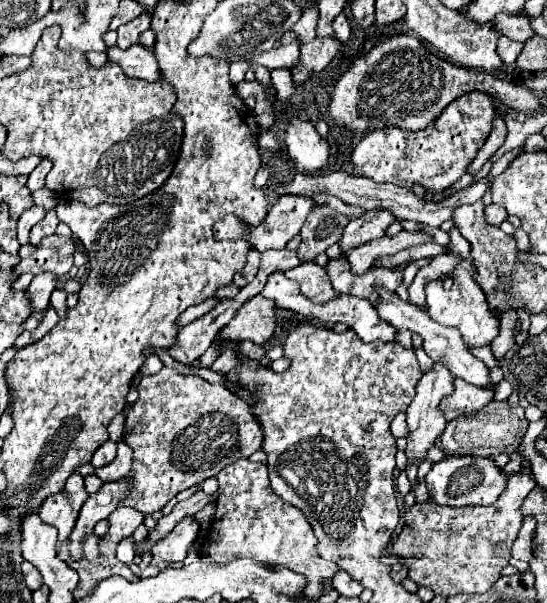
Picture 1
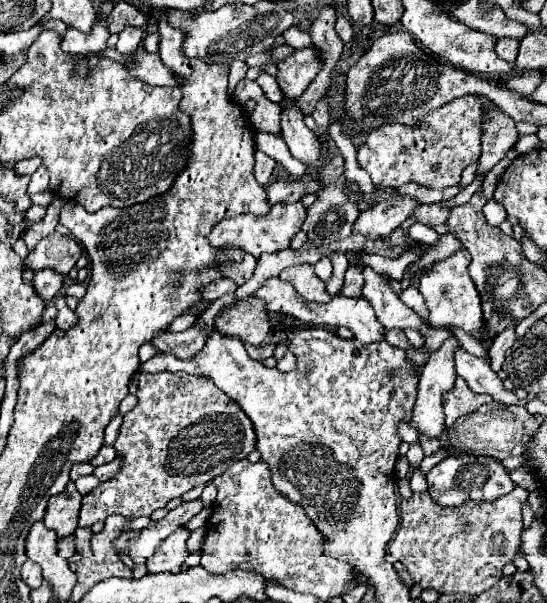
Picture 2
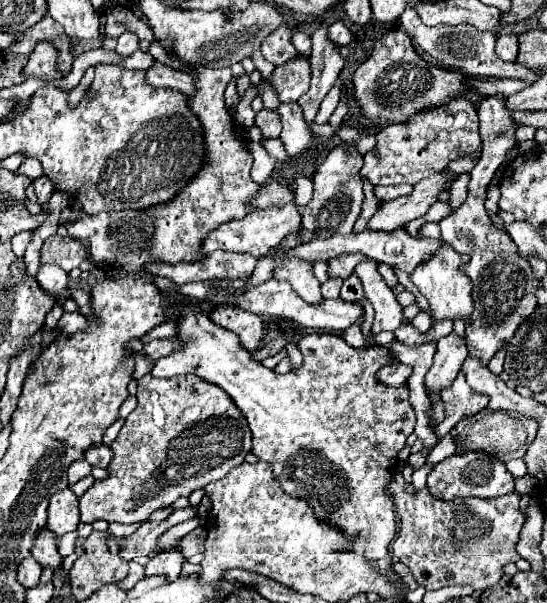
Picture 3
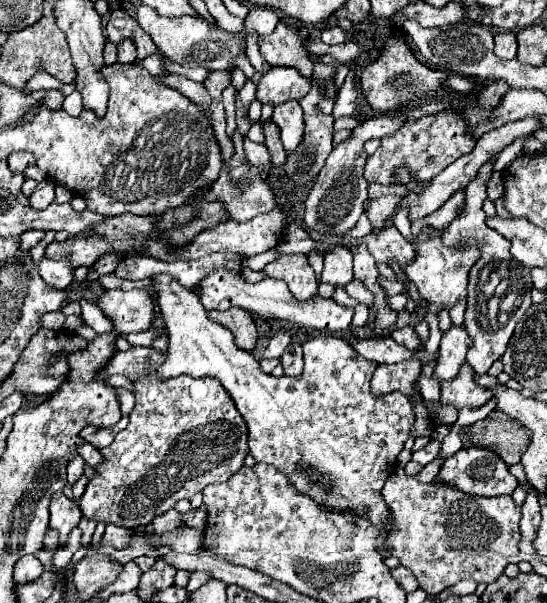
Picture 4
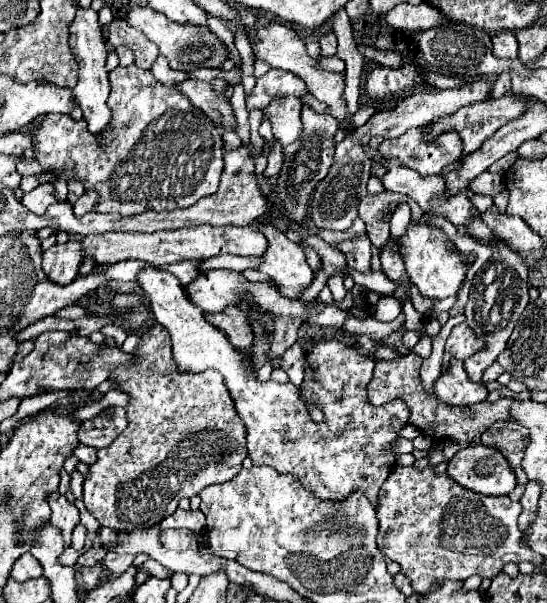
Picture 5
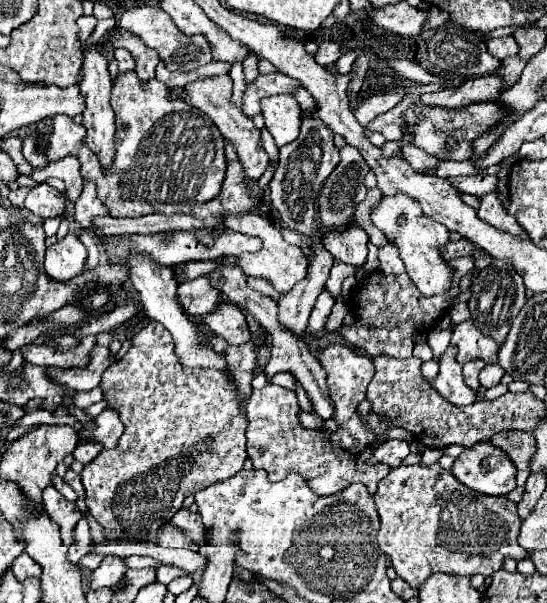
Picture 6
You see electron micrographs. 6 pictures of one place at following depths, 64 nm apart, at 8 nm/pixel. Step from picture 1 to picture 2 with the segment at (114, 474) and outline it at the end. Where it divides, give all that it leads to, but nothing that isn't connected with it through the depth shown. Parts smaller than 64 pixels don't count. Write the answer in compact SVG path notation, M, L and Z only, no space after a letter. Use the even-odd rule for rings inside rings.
M117 456L112 462L96 467L93 474L101 482L104 482L113 478L117 473L119 473L122 465L123 459L120 456Z

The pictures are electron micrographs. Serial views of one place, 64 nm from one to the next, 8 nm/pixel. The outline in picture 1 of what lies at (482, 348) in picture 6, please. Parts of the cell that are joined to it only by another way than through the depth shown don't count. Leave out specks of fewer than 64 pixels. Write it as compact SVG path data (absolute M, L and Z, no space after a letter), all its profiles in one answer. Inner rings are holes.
M434 364L434 368L430 372L424 372L424 376L418 382L418 392L412 400L412 404L406 410L406 424L408 424L408 434L406 434L406 456L408 456L408 466L410 464L418 464L426 458L428 450L434 446L436 438L442 434L444 426L446 426L446 418L442 416L442 412L438 410L438 404L444 396L448 396L448 392L452 392L454 384L452 384L452 374L448 372L446 366L442 364Z

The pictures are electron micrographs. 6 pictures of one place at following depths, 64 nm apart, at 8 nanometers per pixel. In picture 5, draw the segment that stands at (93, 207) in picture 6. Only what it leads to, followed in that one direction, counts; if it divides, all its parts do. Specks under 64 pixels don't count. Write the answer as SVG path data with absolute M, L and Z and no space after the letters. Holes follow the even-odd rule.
M90 190L90 192L84 192L84 194L78 198L78 202L74 204L74 214L76 214L76 216L82 216L82 214L90 212L96 202L98 202L96 192L92 192L92 190Z

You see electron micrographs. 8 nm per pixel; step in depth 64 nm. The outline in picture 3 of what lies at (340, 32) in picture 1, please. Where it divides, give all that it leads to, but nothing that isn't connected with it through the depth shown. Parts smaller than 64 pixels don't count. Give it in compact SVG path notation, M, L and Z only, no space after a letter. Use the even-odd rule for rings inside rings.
M342 20L334 22L334 24L328 28L328 36L330 36L330 40L334 40L334 42L338 42L338 44L342 44L342 46L346 46L346 44L352 40L352 32L348 30L348 26L346 26Z

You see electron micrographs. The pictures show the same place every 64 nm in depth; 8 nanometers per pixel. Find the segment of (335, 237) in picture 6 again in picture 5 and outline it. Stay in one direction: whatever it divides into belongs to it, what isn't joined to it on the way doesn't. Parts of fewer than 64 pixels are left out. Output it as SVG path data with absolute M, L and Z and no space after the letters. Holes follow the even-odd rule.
M366 236L344 240L344 242L336 244L336 248L340 248L346 254L346 260L348 260L350 268L354 268L354 270L358 270L362 274L372 272L372 268L370 268L372 244L370 244L370 240Z

